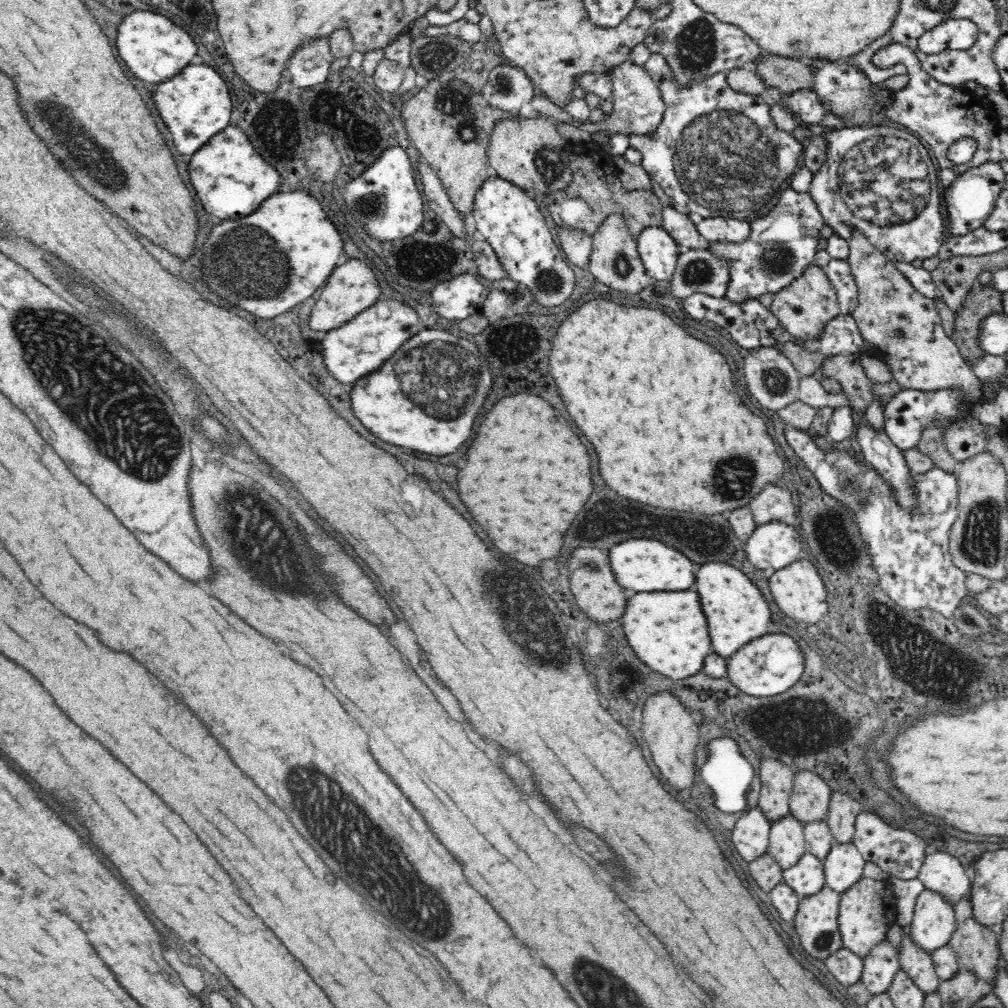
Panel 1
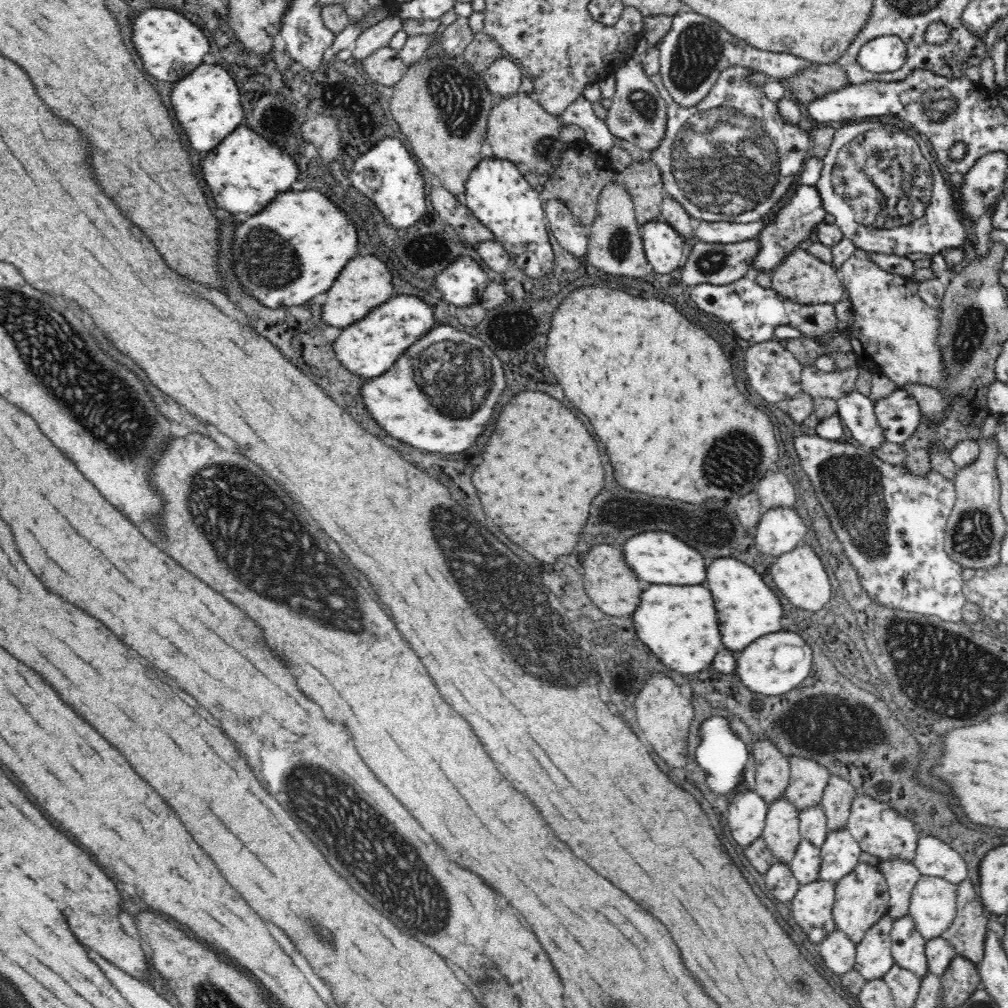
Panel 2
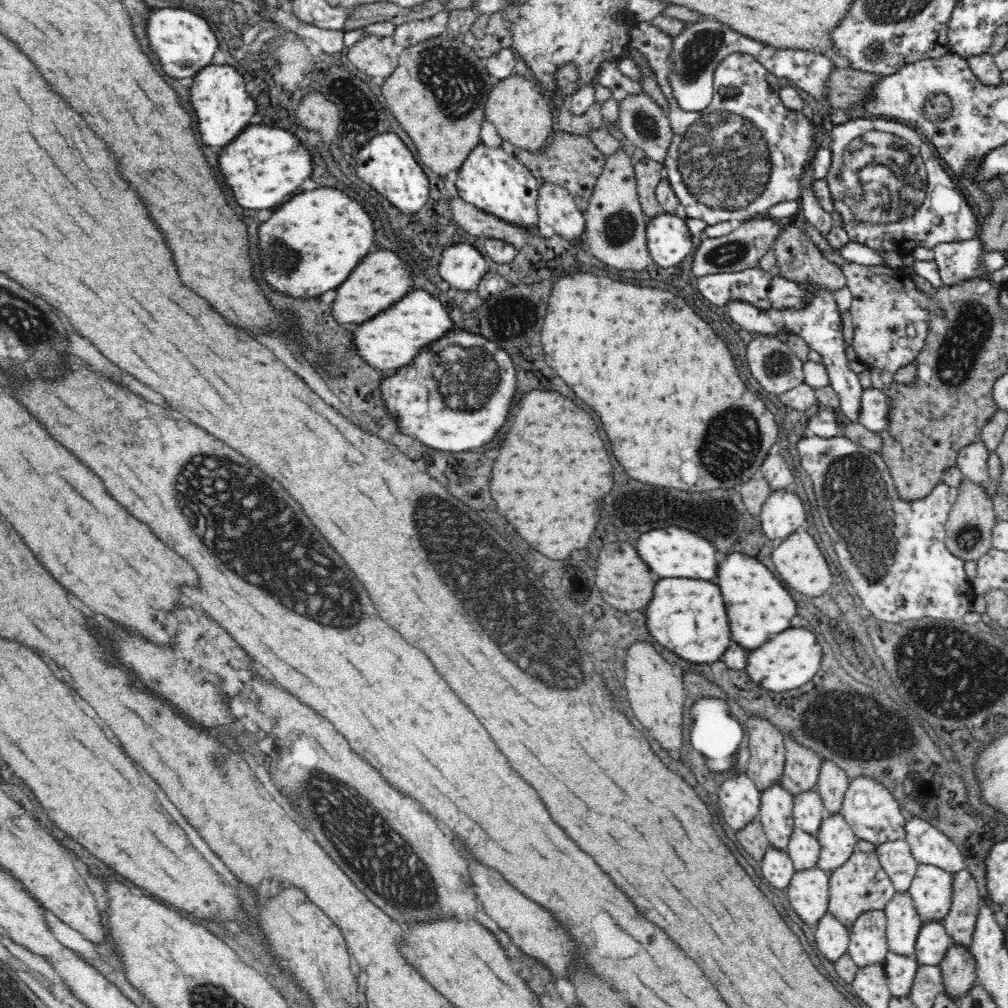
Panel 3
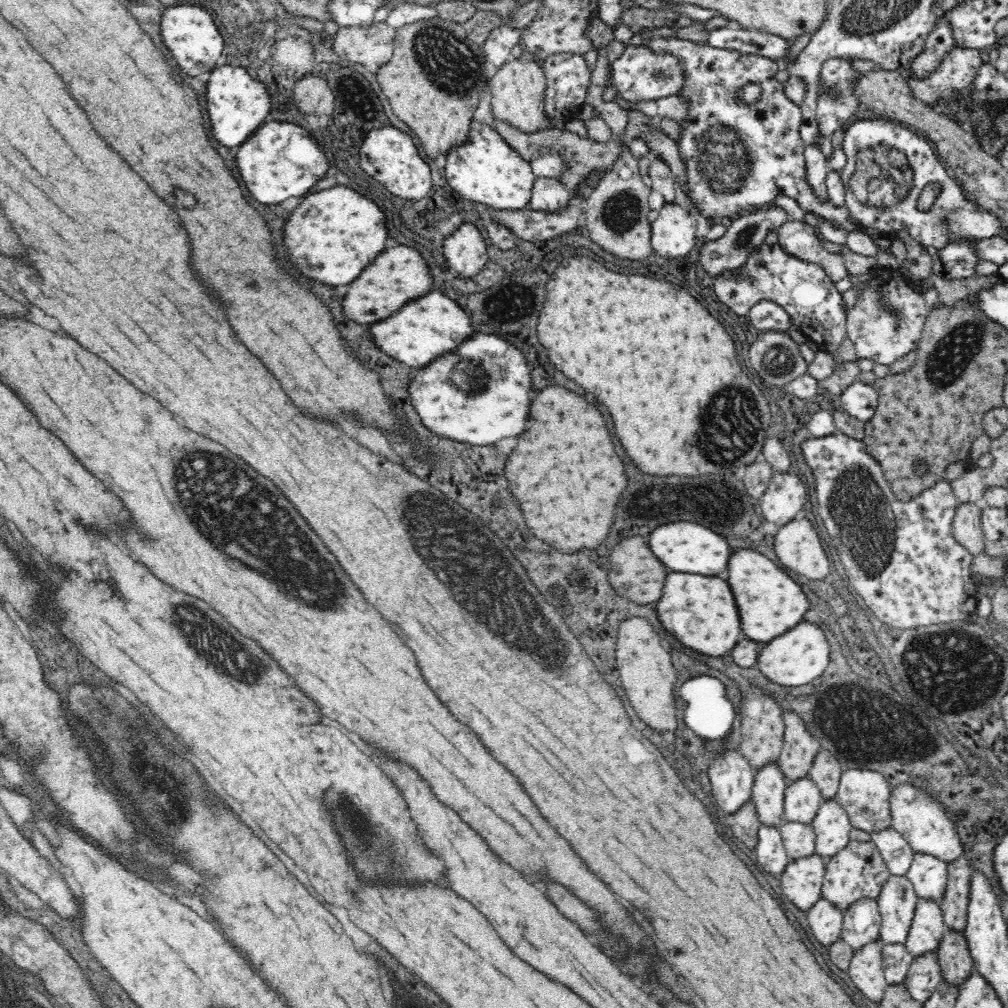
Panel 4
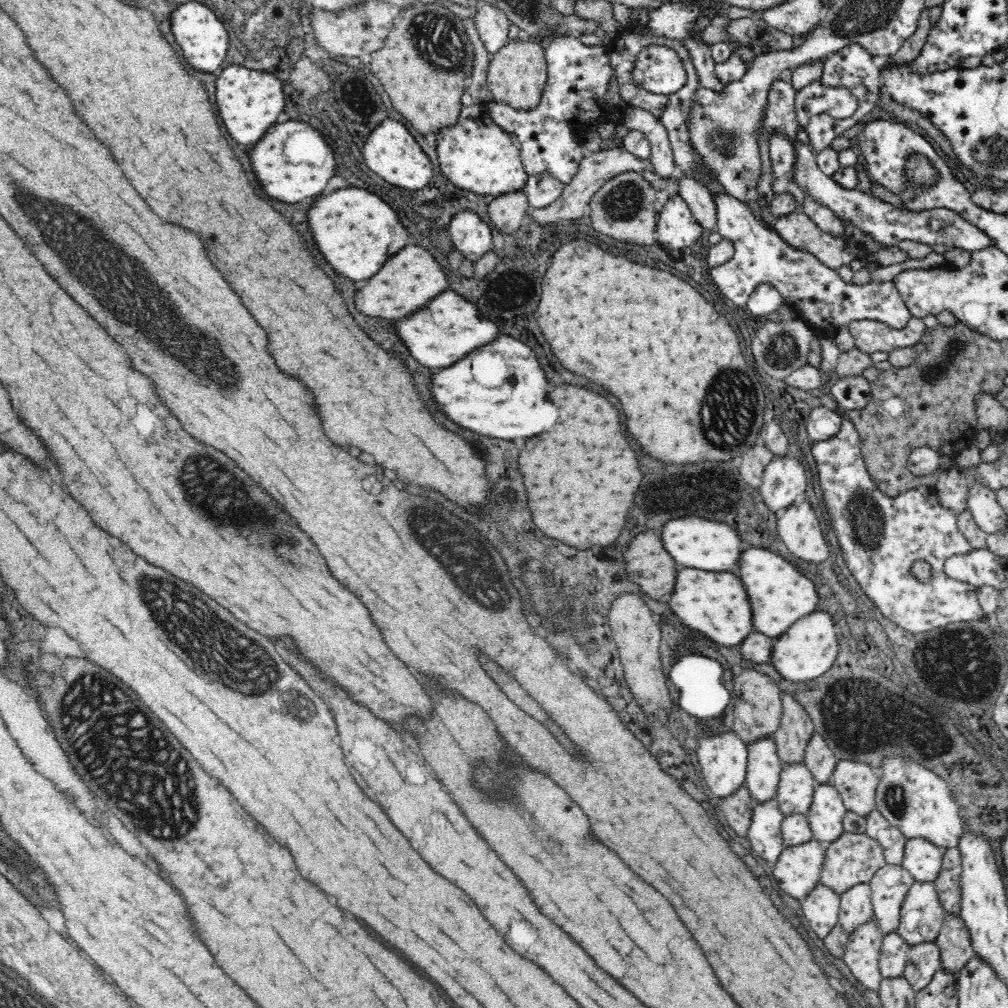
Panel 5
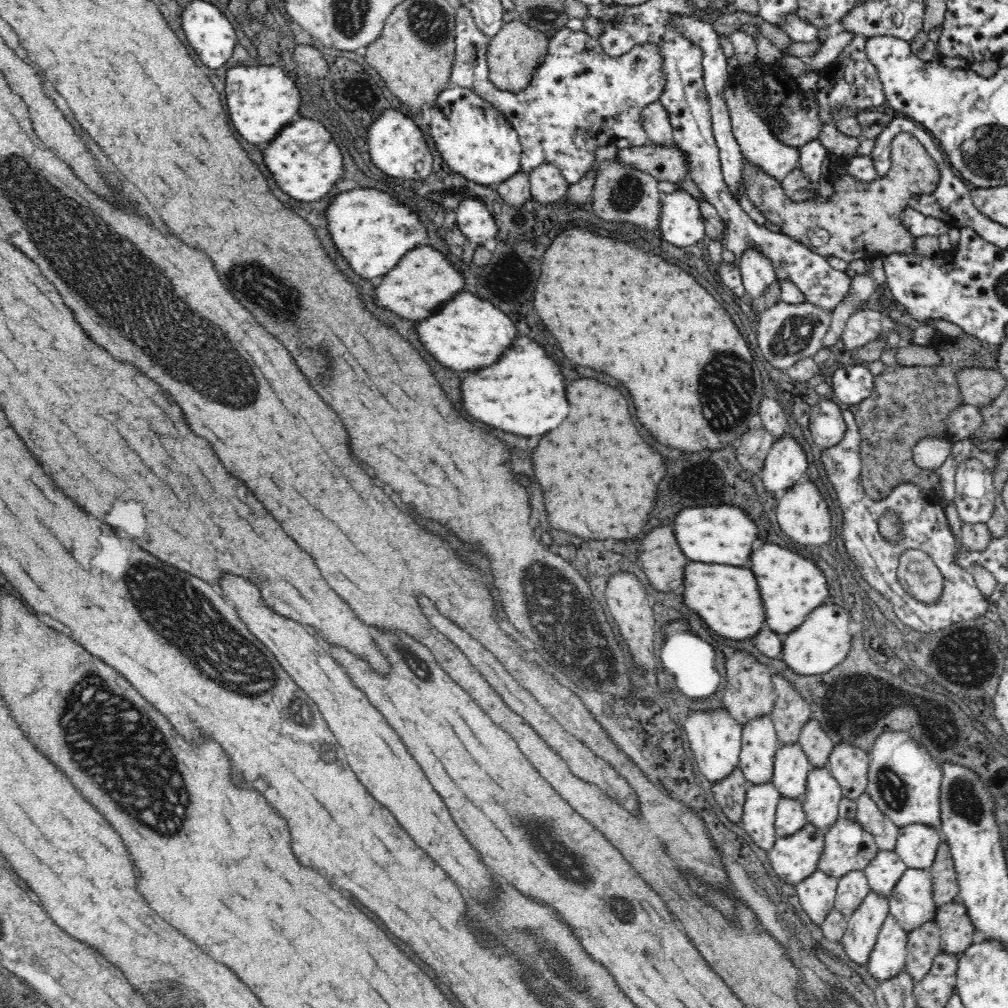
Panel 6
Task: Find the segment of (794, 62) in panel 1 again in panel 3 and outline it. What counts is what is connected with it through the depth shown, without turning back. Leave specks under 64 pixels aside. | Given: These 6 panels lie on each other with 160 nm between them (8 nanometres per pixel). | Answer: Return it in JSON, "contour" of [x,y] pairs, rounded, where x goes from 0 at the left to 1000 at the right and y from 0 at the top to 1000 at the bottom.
{"contour":[[[843,65],[838,67],[825,67],[825,69],[823,69],[823,73],[821,73],[821,79],[819,79],[819,90],[821,90],[821,93],[817,95],[816,101],[818,101],[822,108],[845,107],[845,105],[853,103],[853,101],[861,95],[861,91],[863,91],[865,83],[869,83],[873,78],[874,77],[867,72],[849,69]]]}

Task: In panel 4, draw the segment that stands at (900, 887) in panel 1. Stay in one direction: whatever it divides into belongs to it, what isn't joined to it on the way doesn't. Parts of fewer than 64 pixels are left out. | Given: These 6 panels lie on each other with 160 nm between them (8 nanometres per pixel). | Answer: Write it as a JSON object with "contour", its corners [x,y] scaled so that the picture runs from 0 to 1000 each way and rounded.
{"contour":[[[879,822],[864,827],[864,834],[871,840],[878,859],[885,869],[900,869],[908,846],[899,832],[889,822]]]}

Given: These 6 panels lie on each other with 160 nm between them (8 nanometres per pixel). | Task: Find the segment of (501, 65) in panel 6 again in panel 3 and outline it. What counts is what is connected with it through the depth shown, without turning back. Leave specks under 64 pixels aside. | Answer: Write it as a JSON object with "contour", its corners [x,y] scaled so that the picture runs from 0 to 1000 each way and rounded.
{"contour":[[[512,73],[501,77],[485,91],[481,105],[481,119],[491,125],[499,139],[526,152],[539,150],[551,131],[550,115],[537,91],[536,83],[532,79],[524,80]]]}

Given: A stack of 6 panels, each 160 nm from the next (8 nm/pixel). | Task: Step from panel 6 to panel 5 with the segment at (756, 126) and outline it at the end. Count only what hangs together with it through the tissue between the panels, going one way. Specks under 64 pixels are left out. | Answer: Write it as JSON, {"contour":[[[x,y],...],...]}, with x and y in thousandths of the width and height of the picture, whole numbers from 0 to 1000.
{"contour":[[[679,36],[679,39],[675,39],[674,42],[679,45],[679,49],[683,51],[687,63],[690,68],[694,85],[707,89],[708,91],[714,91],[716,87],[720,87],[720,84],[710,77],[708,74],[708,59],[704,55],[704,47],[700,43],[690,41],[687,36]]]}

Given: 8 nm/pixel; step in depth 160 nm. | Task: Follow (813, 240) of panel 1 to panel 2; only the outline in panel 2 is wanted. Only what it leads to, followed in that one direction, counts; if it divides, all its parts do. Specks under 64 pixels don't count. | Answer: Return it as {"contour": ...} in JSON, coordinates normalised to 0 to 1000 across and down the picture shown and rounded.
{"contour":[[[793,184],[786,188],[785,192],[772,204],[769,214],[759,222],[750,234],[752,239],[752,250],[742,266],[742,275],[748,276],[752,270],[760,270],[763,274],[769,271],[771,264],[790,247],[794,247],[796,240],[804,236],[815,218],[819,209],[815,205],[812,188],[809,185]]]}

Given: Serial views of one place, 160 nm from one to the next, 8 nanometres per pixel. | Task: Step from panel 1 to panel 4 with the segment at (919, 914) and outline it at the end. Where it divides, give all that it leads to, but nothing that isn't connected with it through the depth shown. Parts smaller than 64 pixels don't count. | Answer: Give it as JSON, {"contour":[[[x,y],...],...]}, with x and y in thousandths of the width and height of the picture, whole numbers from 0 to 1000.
{"contour":[[[908,847],[899,867],[912,892],[935,895],[939,881],[939,857],[921,847]]]}

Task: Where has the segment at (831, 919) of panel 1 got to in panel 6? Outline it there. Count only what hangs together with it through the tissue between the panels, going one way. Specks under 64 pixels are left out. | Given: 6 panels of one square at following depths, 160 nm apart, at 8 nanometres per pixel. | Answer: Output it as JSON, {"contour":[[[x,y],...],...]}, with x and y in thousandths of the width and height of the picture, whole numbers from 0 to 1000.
{"contour":[[[800,816],[790,827],[770,832],[761,849],[774,873],[789,879],[811,864],[817,843],[818,826]]]}

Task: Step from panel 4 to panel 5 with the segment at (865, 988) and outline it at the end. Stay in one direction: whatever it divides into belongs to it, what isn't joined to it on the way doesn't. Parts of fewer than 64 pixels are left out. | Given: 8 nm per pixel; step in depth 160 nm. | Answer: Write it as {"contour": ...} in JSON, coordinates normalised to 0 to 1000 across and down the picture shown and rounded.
{"contour":[[[869,913],[857,916],[842,929],[836,948],[839,958],[854,977],[867,983],[872,982],[877,971],[872,961],[877,930]]]}

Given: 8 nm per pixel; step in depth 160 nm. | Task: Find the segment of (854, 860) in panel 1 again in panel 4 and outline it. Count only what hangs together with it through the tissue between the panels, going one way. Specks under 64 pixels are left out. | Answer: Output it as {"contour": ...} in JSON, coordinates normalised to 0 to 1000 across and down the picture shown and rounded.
{"contour":[[[828,792],[817,794],[805,819],[809,825],[810,848],[819,854],[833,847],[843,835],[845,818]]]}

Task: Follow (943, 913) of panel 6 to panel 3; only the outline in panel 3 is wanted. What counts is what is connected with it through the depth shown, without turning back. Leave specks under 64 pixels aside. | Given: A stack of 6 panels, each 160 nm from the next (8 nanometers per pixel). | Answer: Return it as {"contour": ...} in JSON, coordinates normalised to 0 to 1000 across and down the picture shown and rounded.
{"contour":[[[954,938],[941,940],[932,956],[937,986],[948,993],[956,990],[969,975],[968,951]]]}

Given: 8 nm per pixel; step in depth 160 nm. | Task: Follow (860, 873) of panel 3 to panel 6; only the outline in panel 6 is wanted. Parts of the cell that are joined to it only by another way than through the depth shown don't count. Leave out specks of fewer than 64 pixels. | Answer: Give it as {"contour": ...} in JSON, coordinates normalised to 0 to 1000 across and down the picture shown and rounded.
{"contour":[[[832,812],[819,823],[811,863],[832,874],[842,865],[856,864],[871,847],[873,841],[867,829],[851,814]]]}

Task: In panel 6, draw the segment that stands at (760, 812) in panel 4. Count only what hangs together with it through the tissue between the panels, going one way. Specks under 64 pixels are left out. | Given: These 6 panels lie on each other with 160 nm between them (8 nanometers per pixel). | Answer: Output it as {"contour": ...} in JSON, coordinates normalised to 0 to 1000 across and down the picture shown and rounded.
{"contour":[[[765,709],[746,713],[736,721],[733,762],[744,779],[767,776],[768,755],[773,741]]]}

